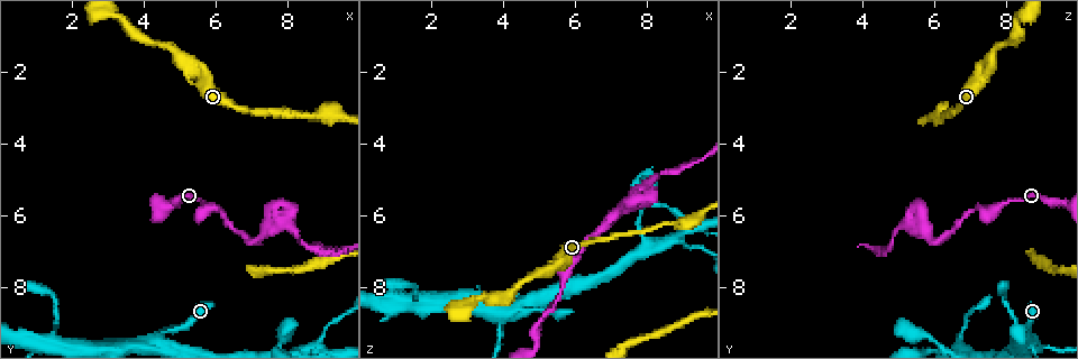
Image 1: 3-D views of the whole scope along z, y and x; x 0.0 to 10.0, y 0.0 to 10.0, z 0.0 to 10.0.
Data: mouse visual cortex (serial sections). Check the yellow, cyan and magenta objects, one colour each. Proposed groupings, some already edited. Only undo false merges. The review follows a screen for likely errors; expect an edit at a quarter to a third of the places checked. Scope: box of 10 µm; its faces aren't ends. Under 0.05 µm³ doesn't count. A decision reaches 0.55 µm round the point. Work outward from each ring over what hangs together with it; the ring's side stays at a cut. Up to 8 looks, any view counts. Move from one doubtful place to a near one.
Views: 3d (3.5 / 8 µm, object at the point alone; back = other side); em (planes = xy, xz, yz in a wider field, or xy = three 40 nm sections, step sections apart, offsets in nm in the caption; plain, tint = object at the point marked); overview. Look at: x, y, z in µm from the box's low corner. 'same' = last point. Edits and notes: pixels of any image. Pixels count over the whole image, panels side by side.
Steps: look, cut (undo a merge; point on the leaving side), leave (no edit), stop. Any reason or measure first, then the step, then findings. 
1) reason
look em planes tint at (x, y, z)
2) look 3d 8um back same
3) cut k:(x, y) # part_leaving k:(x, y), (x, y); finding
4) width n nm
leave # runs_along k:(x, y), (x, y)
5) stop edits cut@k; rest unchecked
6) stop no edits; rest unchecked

arms part here
look 3d 3.5um at (7.70, 6.20, 5.50)

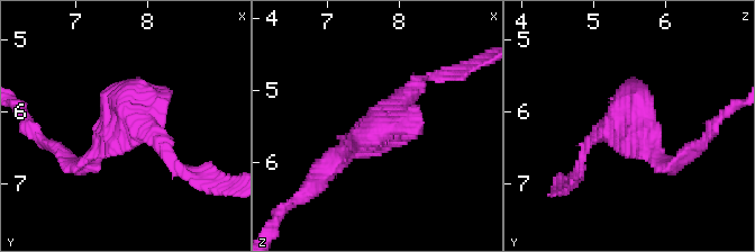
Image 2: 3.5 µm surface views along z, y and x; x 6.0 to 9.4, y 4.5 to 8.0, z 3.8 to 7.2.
need the tissue
look em xy step 1 tint at (7.70, 6.20, 5.50)

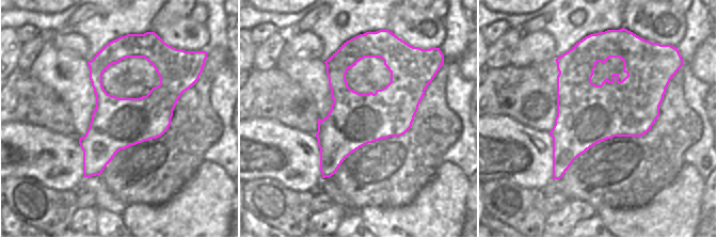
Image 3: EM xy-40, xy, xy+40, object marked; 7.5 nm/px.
leave # runs_along 2:(333, 165), (419, 80); all the same cell

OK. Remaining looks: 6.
sharp bend
look 3d 8um at (4.55, 9.30, 8.65)

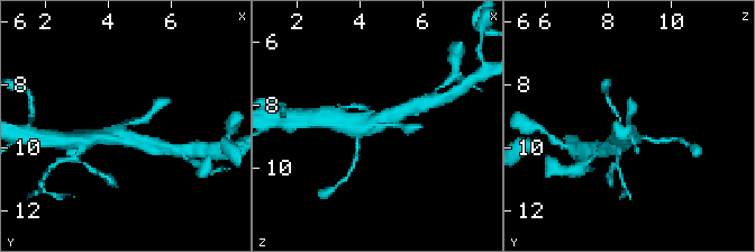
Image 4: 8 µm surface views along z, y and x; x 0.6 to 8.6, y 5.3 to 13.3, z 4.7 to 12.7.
arms 4; arm_widths 200, 300, 400, 400 nm
look em planes tint same

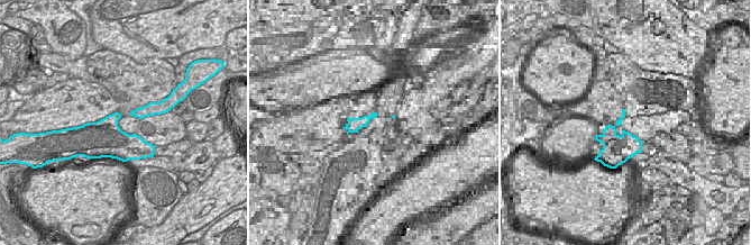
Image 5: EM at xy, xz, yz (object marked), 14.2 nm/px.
leave # one cell here

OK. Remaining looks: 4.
side arm on a straight run
look 3d 8um at (9.05, 9.40, 6.70)

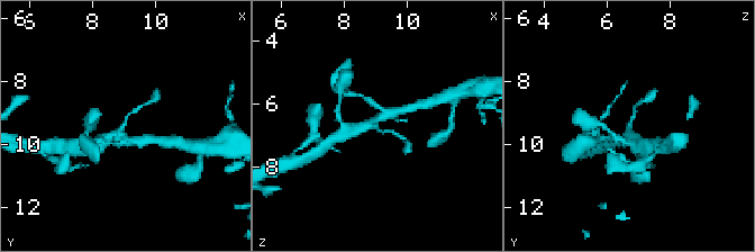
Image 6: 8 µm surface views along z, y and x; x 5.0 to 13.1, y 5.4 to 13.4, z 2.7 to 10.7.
look 3d 3.5um same

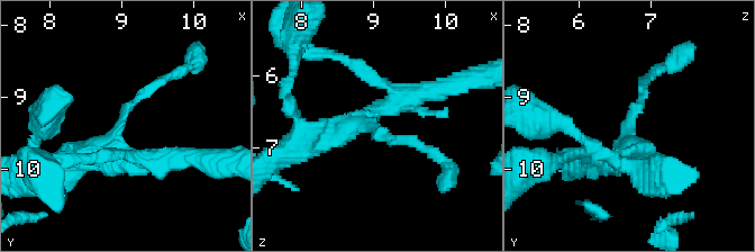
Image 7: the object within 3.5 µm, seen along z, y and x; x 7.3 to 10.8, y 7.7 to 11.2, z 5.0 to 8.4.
arms 3; arm_widths 150, 250, 300 nm
look em xy step 5 tint at (9.00, 9.30, 6.75)

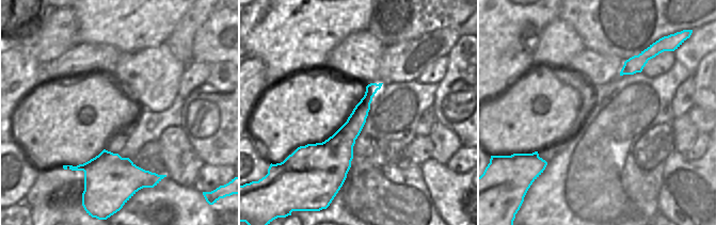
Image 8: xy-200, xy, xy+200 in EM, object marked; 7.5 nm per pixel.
leave # runs_along 7:(70, 165), (105, 152), (128, 107), (173, 75); all the same cell

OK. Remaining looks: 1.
stop no edits; rest unchecked

